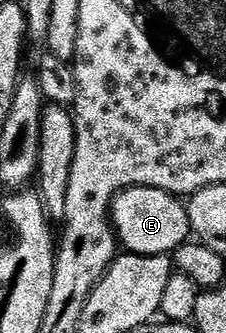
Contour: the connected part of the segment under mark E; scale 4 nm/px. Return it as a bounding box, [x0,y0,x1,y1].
[110,187,192,255]

